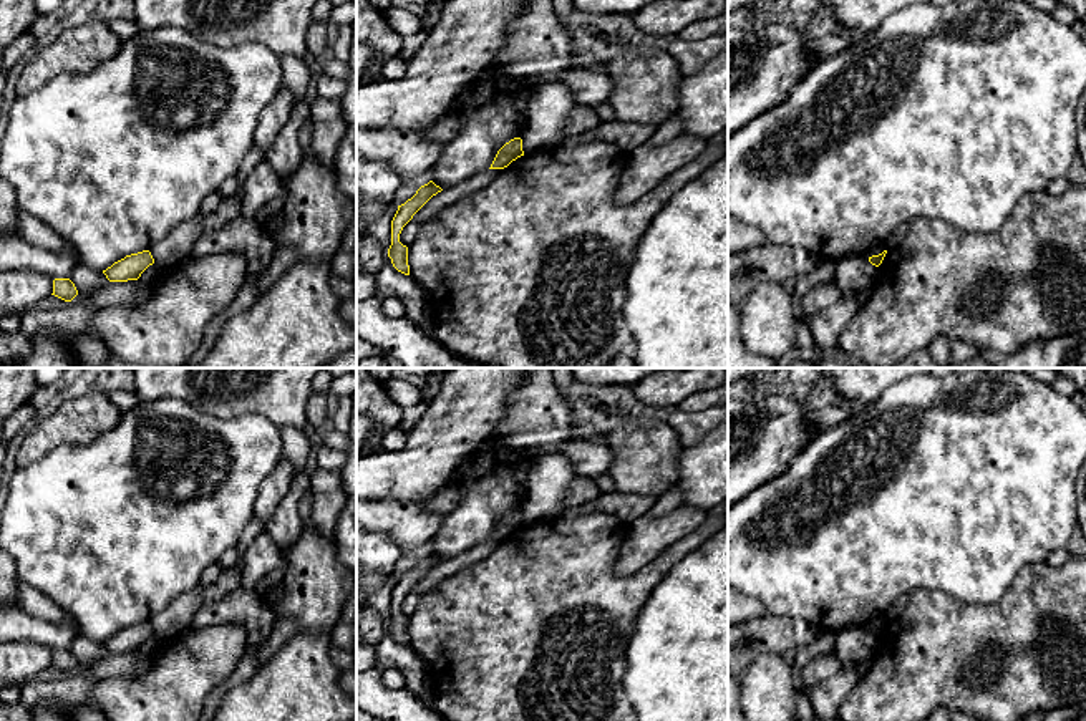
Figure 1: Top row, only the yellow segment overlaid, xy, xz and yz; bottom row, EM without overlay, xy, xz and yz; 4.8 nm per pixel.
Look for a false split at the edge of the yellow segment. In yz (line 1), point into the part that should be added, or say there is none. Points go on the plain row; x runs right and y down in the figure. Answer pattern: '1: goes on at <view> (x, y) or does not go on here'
1: does not go on here

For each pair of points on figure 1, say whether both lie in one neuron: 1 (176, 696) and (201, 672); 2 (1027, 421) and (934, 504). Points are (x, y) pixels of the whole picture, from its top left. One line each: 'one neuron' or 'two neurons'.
1: one neuron
2: one neuron

